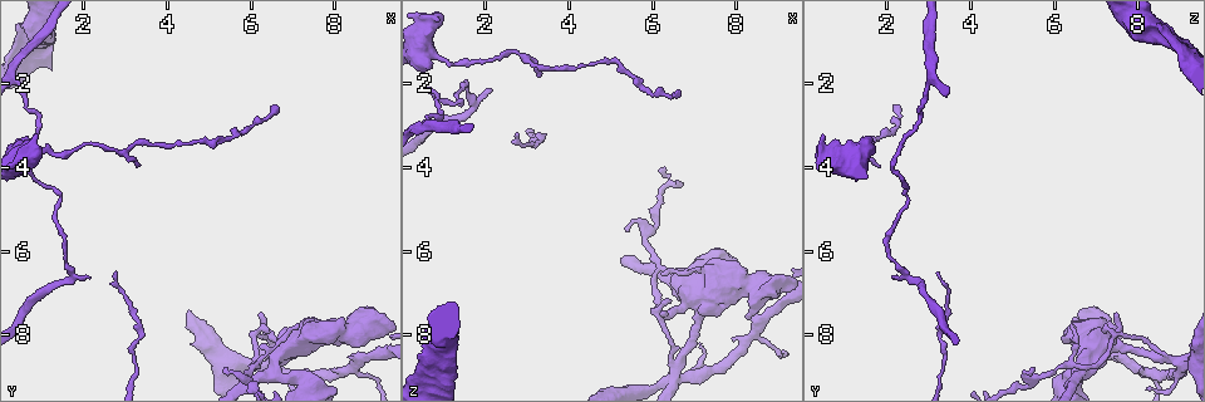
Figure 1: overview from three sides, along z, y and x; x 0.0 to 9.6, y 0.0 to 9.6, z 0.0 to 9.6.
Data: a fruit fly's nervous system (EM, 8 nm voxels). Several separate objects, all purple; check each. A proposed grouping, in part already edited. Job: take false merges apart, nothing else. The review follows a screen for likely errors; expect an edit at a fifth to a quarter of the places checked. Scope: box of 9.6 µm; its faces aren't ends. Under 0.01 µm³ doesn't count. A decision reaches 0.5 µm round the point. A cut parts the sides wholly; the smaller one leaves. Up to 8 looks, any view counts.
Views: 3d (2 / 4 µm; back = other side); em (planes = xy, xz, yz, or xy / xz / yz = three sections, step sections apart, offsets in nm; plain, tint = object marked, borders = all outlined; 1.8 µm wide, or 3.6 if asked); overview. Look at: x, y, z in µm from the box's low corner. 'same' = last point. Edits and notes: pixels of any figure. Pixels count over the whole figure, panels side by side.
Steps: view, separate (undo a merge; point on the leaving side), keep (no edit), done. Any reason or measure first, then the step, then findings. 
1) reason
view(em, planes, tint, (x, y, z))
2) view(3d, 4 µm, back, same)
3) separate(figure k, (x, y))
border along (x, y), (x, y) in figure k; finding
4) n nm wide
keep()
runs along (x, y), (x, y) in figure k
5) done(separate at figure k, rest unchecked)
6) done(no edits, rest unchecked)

abrupt turn
view(em, xz, step 4, tint, (8.35, 8.85, 8.00))

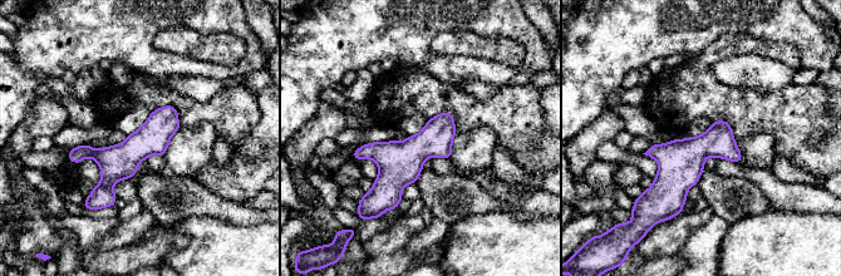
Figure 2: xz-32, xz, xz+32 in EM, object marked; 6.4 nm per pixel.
another direction
view(em, planes, tint, same)

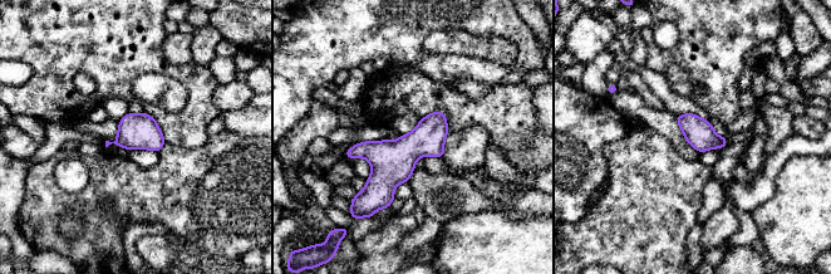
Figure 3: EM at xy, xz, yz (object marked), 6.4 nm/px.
keep()
one neuron here

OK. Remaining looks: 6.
thin arm on a thick one
view(em, 3.6 µm, planes, tint, (6.75, 8.25, 7.30))

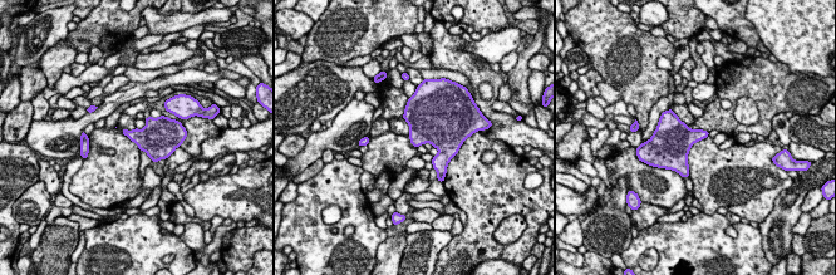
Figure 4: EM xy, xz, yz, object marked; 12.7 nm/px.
keep()
all the same neuron

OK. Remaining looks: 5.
sharp bend
view(em, xy, step 8, tint, (1.75, 6.70, 2.55))

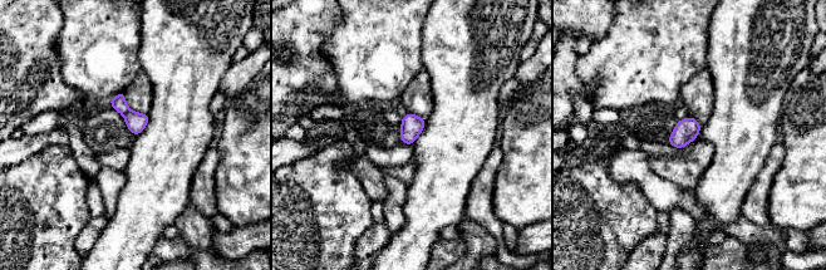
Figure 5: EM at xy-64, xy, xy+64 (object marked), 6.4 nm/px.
120 nm wide
separate(figure 5, (136, 122))
border along (129, 111), (124, 116) in figure 5; a second neuron is stuck on

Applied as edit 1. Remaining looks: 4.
done(separate at figure 5, rest unchecked)

